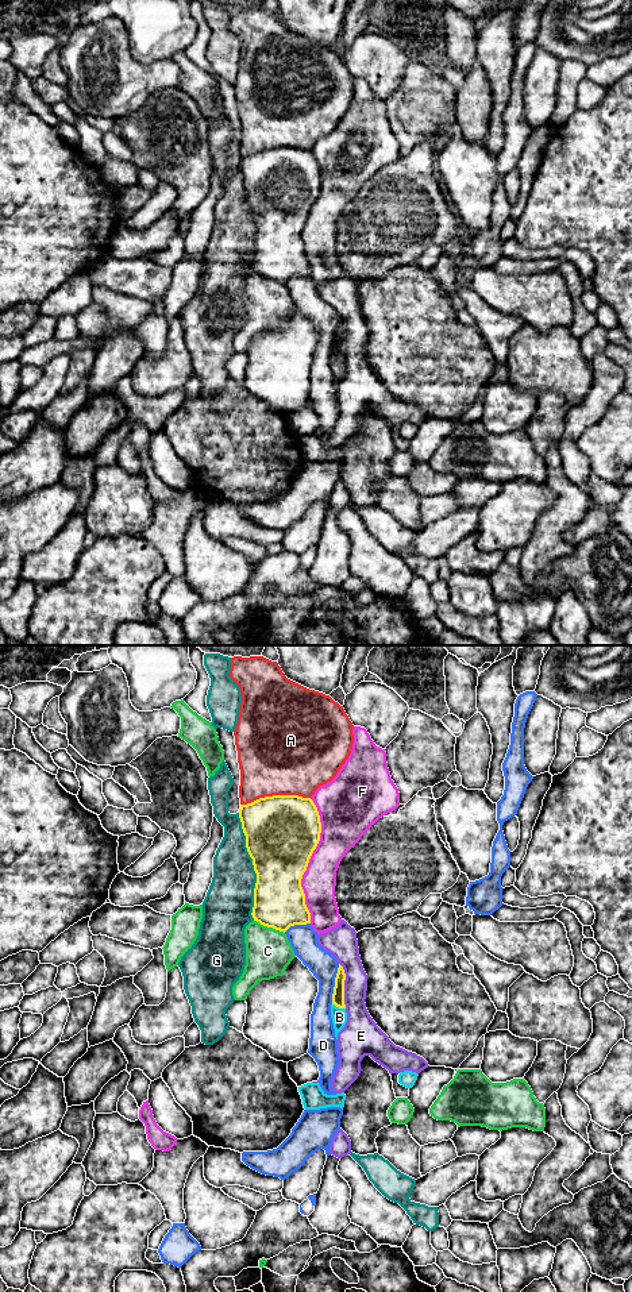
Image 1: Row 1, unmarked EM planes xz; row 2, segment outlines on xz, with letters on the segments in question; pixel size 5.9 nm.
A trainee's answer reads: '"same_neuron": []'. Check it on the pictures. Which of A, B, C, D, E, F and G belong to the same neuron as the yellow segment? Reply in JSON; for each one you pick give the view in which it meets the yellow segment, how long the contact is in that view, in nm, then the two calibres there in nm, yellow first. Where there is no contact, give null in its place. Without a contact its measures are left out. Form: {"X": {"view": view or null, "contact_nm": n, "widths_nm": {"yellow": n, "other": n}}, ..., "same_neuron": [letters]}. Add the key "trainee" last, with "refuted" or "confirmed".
{"same_neuron": [], "trainee": "confirmed"}

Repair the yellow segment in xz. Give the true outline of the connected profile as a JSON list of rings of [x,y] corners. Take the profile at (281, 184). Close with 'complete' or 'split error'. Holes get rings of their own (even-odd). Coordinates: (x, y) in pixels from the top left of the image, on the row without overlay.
[[[298,147],[265,149],[240,157],[239,170],[257,225],[251,265],[254,273],[284,285],[290,278],[311,275],[301,231],[321,185],[320,167],[313,153]]] | complete

